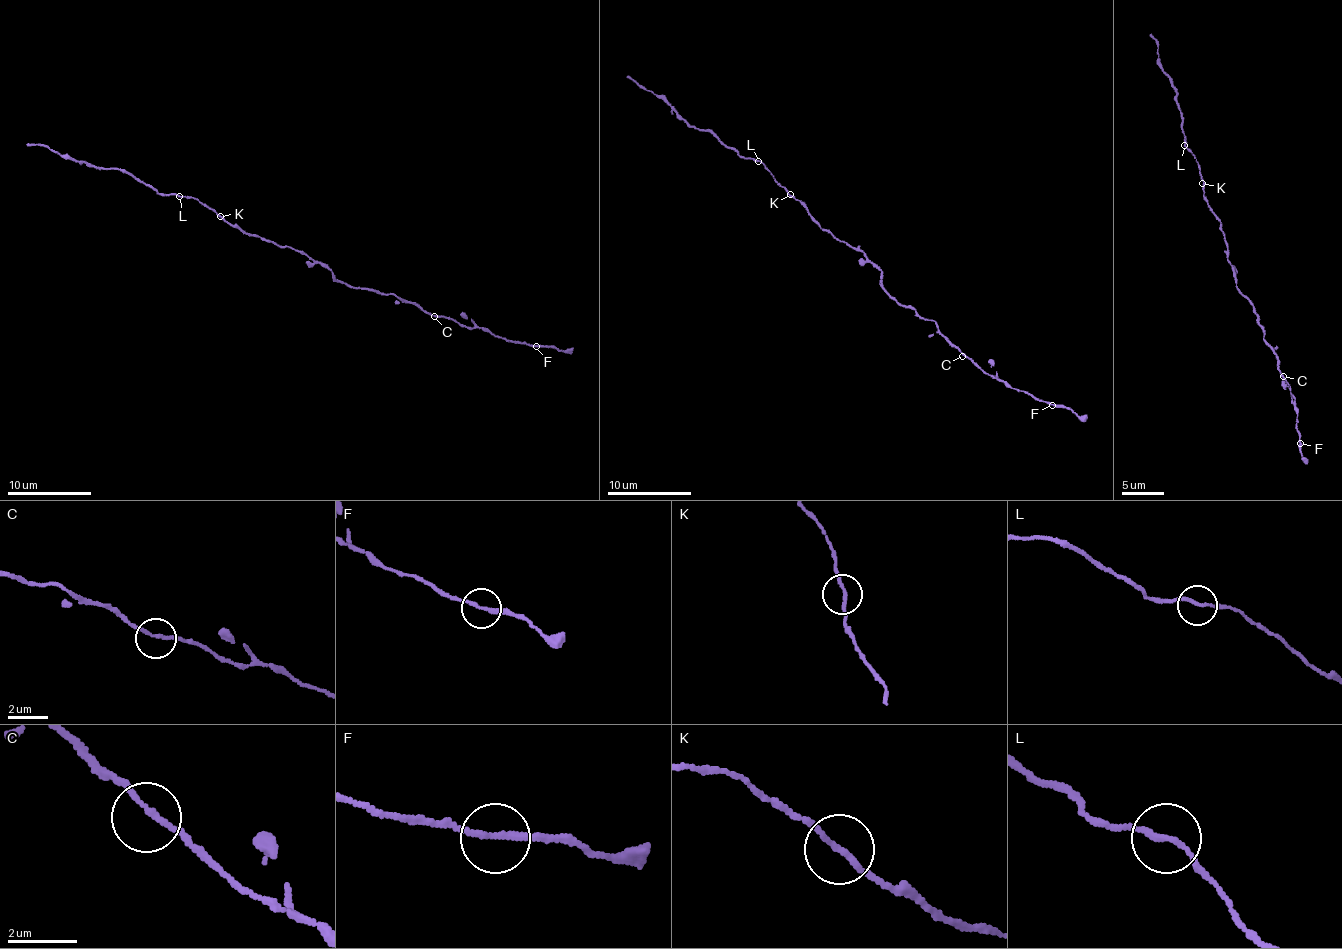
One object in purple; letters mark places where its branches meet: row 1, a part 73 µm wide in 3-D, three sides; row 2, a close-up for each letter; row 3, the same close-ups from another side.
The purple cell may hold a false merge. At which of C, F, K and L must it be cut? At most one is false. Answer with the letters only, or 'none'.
none

